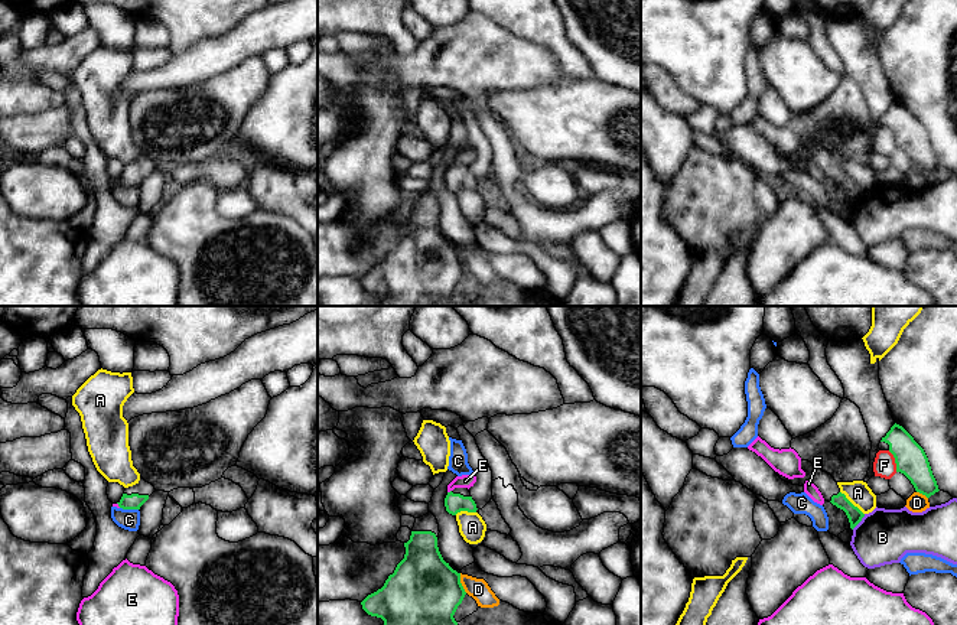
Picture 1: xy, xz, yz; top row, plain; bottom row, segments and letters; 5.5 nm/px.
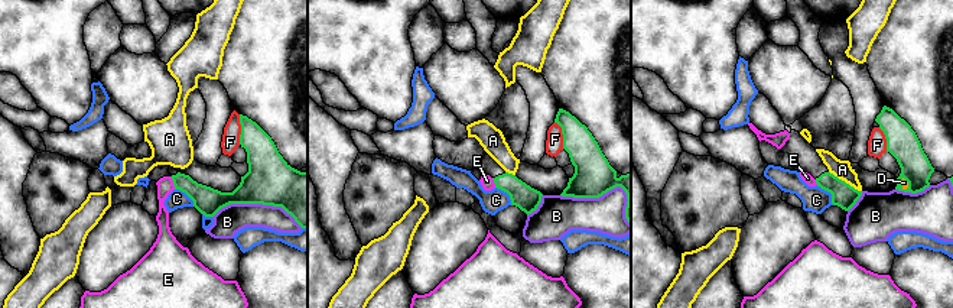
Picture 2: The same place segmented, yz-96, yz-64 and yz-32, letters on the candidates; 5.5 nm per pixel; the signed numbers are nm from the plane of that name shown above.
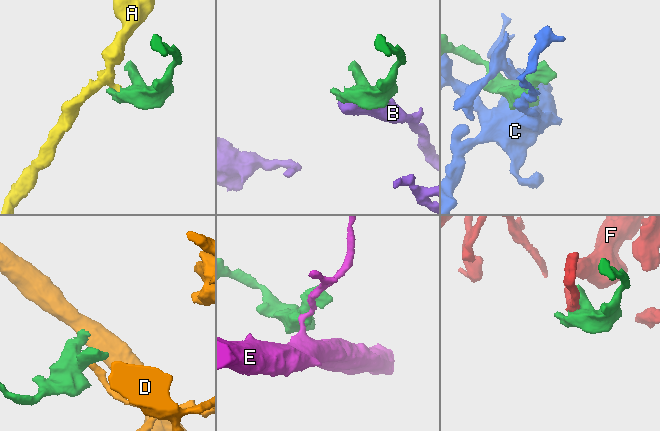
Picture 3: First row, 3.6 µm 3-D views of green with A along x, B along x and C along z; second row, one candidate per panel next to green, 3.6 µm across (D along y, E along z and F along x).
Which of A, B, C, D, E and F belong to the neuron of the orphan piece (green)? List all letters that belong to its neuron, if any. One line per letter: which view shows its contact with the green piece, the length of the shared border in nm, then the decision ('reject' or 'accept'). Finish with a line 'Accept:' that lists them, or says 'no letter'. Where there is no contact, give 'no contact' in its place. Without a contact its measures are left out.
A: yz | 190 nm | reject
B: yz | 120 nm | reject
C: xy | 110 nm | reject
D: xz | 120 nm | reject
E: xz | 30 nm | reject
F: yz | 130 nm | reject
Accept: no letter

